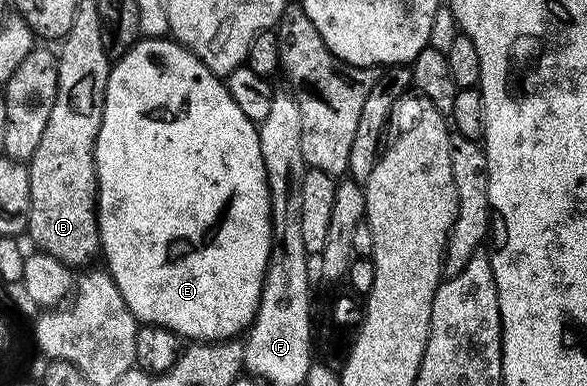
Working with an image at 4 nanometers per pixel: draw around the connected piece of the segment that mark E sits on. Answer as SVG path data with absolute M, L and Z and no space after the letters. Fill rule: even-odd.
M142 38L135 42L131 50L123 58L117 59L111 65L110 79L106 85L106 107L102 113L102 127L98 133L98 142L94 145L94 160L98 167L98 236L100 239L100 250L106 254L108 273L113 278L116 288L120 288L120 296L124 296L124 304L133 312L139 323L149 324L151 326L162 326L166 330L183 339L196 338L192 340L201 340L203 343L212 343L219 340L230 340L235 337L238 326L245 327L248 322L248 315L255 315L258 310L258 301L261 299L262 286L266 283L266 270L270 267L270 252L274 245L274 227L270 217L270 189L266 183L266 169L264 168L264 156L260 152L260 140L258 139L258 126L236 108L236 100L226 91L225 81L219 75L214 74L207 66L185 46L165 38Z

